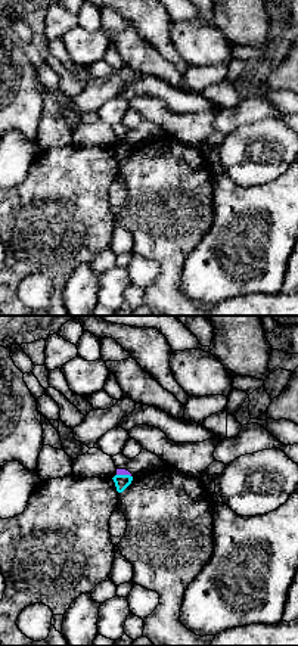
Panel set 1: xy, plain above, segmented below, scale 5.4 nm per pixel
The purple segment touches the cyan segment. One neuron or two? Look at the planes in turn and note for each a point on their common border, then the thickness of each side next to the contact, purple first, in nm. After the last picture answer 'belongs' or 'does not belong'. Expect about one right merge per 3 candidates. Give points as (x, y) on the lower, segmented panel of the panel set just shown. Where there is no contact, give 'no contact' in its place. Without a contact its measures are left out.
(124, 474) | 30/80 nm

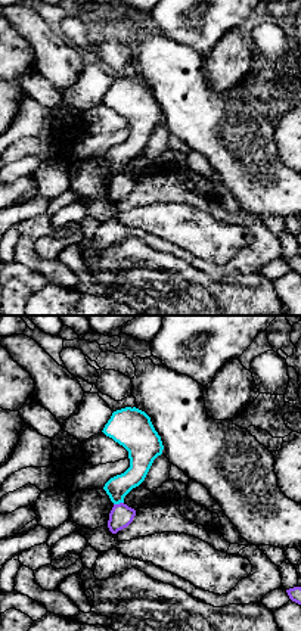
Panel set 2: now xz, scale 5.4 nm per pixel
(120, 503) | 120/120 nm

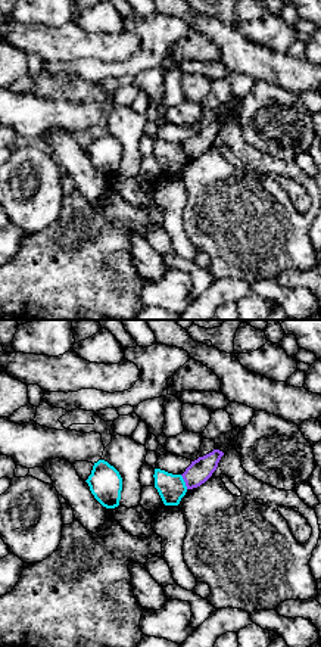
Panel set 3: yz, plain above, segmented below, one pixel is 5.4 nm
(184, 481) | 120/150 nm

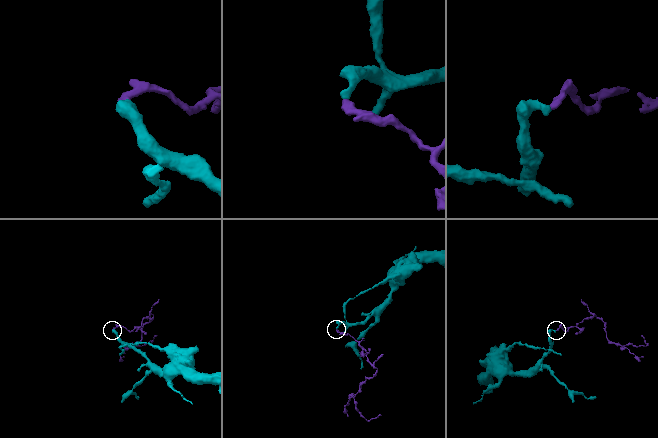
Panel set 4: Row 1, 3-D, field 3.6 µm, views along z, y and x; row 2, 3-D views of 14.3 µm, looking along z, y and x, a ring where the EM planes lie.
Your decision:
does not belong

